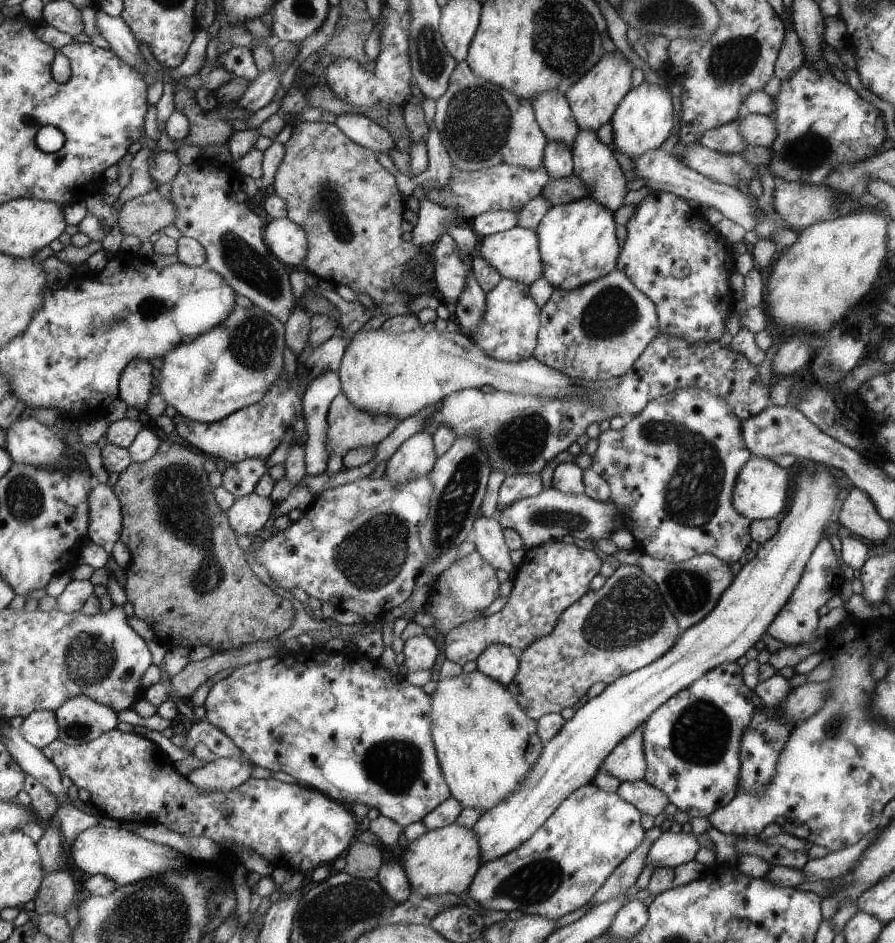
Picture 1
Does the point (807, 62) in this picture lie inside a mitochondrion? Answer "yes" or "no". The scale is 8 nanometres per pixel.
no

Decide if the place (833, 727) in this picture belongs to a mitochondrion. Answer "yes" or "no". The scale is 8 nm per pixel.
yes

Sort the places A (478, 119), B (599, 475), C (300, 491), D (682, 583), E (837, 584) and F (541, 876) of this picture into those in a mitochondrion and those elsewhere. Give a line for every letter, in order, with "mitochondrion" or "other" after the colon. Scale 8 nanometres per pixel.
A: mitochondrion
B: other
C: other
D: mitochondrion
E: other
F: mitochondrion

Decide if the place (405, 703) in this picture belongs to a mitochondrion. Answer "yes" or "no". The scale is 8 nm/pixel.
no

